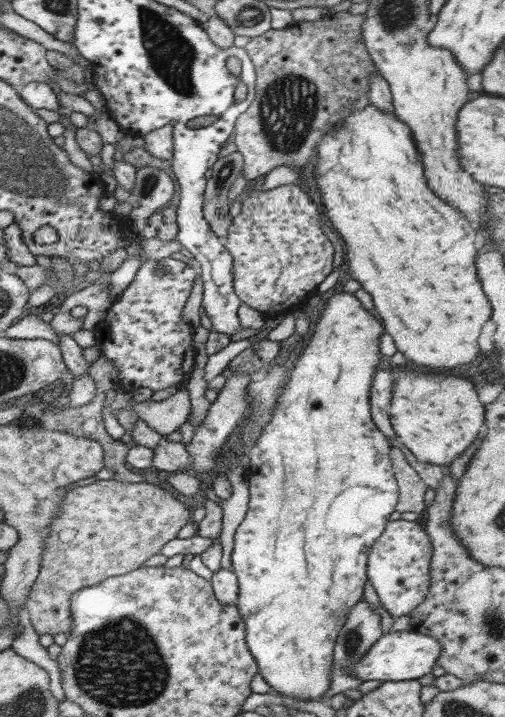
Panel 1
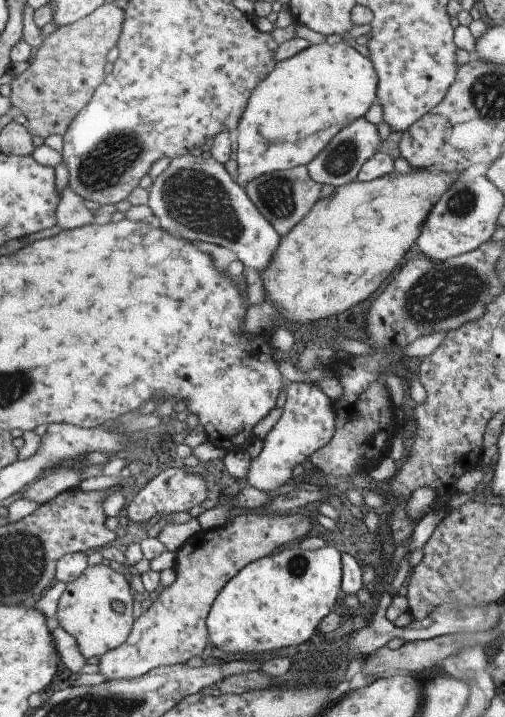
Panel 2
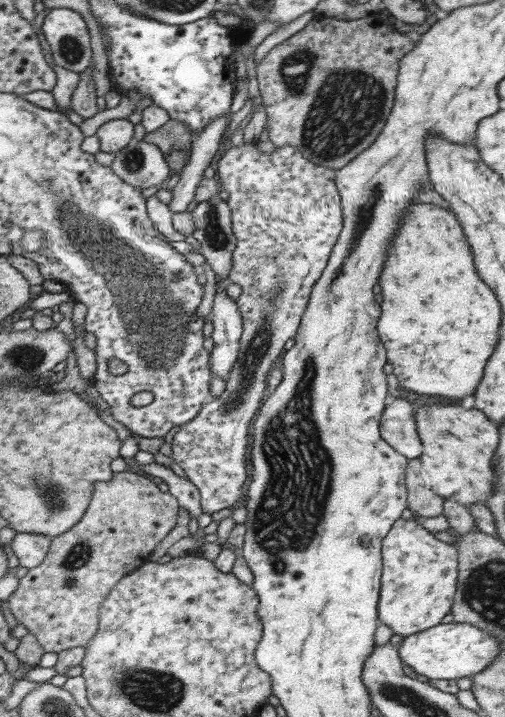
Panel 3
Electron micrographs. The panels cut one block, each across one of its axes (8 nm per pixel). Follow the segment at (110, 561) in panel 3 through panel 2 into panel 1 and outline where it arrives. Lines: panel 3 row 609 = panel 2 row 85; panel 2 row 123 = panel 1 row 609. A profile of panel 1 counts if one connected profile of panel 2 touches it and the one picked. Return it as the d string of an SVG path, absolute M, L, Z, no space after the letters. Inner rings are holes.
M99 480L97 484L71 490L65 500L63 516L51 524L53 532L51 532L49 546L47 546L47 552L43 558L41 576L35 582L31 596L25 604L25 608L31 614L33 628L37 630L37 634L55 636L55 638L59 634L71 636L77 626L75 612L73 612L73 598L79 590L107 582L113 576L131 574L131 572L143 568L143 564L149 558L153 558L155 554L161 554L163 548L171 540L177 538L181 528L191 522L193 522L191 510L181 500L177 500L175 496L171 496L169 492L165 492L163 488L159 488L155 484L147 484L147 482L145 484L127 484L127 482L119 482L119 480Z

